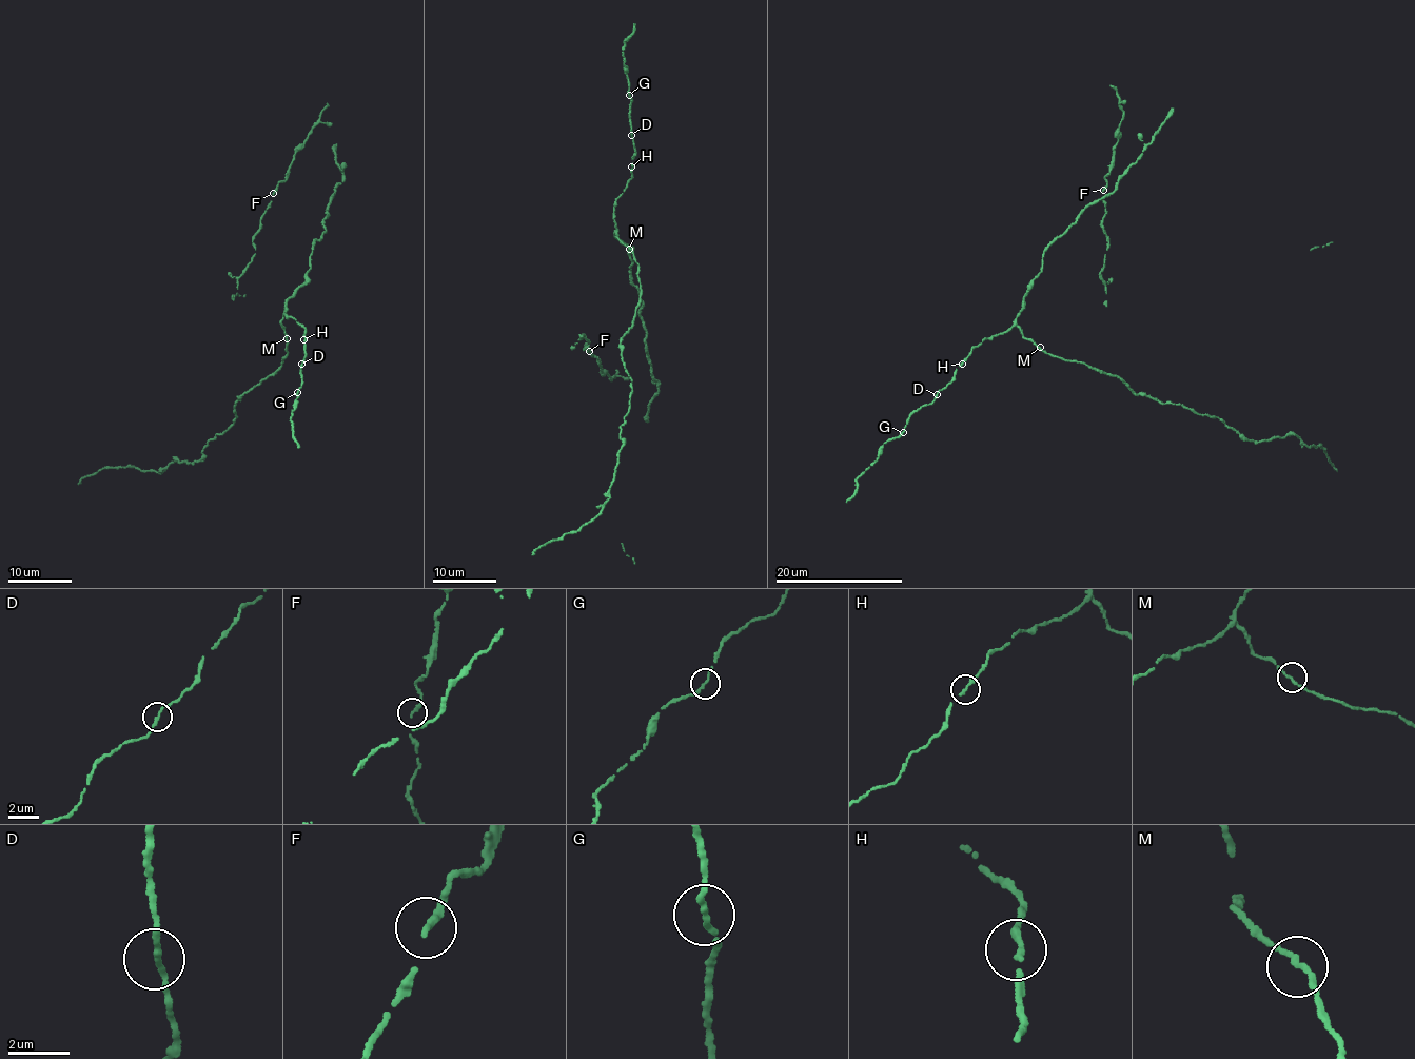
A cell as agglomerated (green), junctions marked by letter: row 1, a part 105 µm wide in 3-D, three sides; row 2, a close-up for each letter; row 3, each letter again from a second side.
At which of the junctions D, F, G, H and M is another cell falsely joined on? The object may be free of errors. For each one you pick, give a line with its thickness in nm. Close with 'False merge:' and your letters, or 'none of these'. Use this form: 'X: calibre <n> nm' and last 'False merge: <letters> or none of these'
False merge: none of these

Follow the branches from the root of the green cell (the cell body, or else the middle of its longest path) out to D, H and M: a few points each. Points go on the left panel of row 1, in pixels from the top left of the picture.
D: (282, 359), (288, 342), (280, 320), (287, 310), (286, 315), (305, 328), (306, 356), (301, 364)
H: (282, 359), (288, 342), (280, 320), (287, 310), (286, 315), (305, 328), (303, 339)
M: (282, 359), (288, 352), (286, 338)

